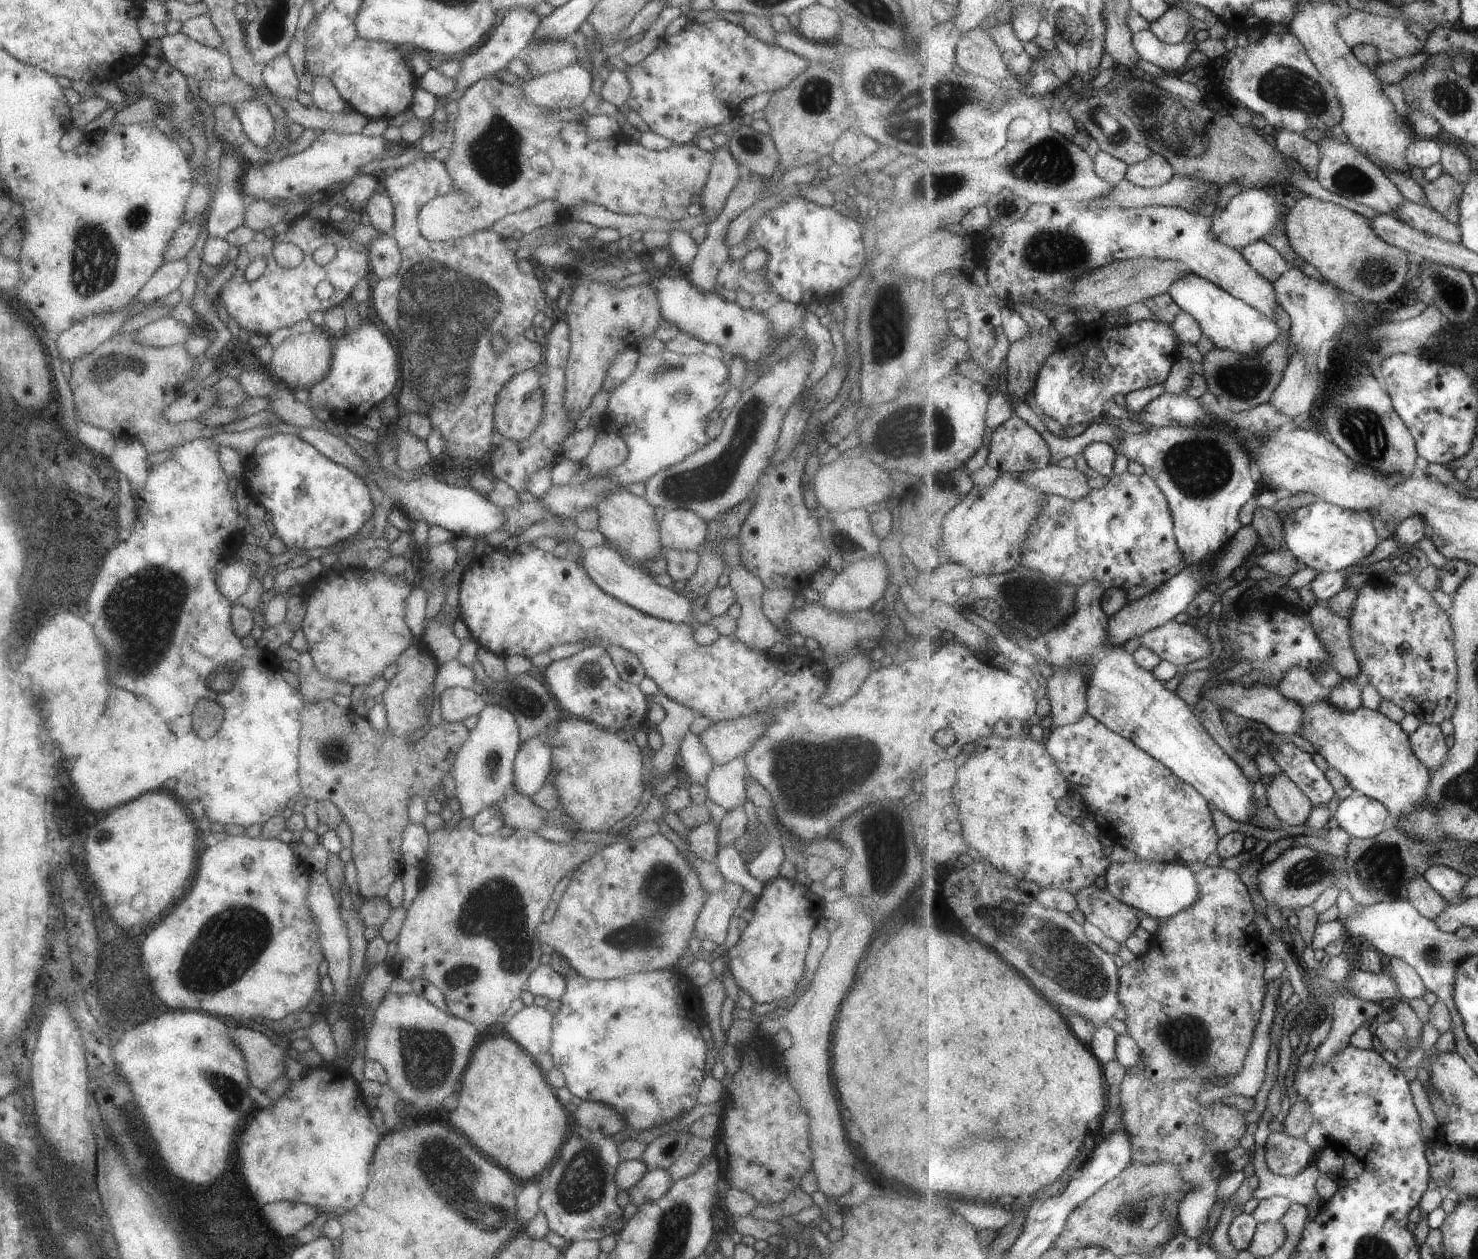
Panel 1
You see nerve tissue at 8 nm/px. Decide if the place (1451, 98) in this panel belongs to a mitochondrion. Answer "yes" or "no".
yes

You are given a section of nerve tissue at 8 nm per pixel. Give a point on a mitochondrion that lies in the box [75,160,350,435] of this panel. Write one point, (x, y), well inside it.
(116, 366)

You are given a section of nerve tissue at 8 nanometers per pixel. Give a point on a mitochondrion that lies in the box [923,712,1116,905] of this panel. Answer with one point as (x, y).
(1028, 838)

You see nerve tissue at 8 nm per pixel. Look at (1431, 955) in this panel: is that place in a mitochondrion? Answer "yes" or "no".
yes

